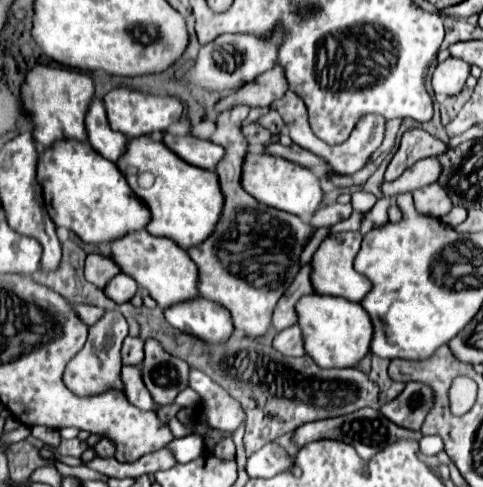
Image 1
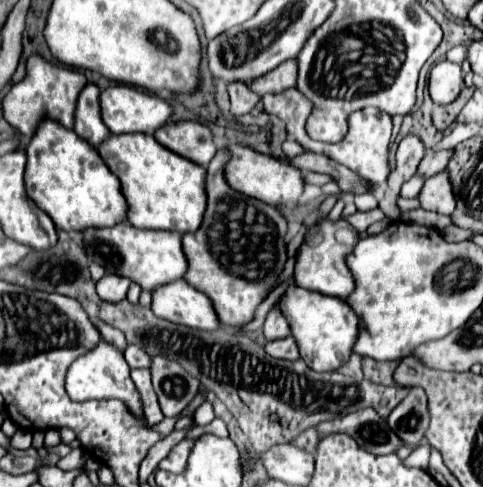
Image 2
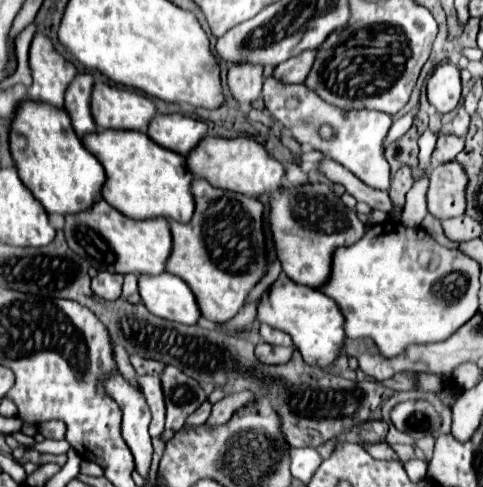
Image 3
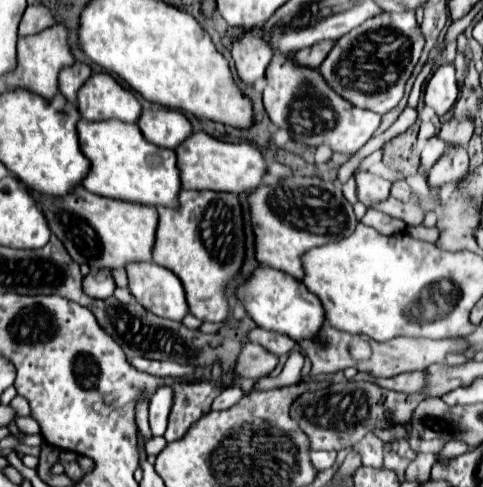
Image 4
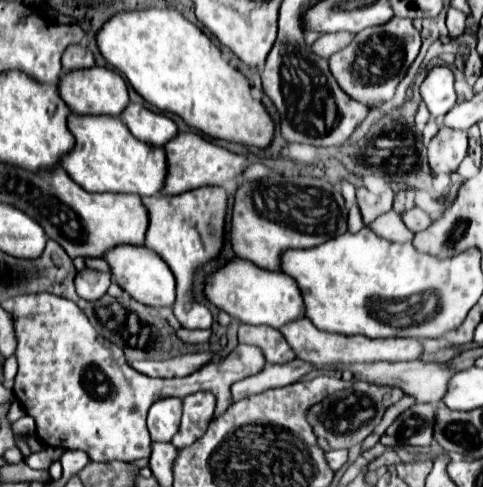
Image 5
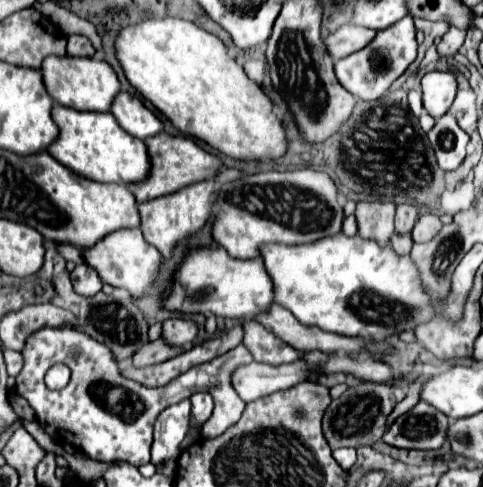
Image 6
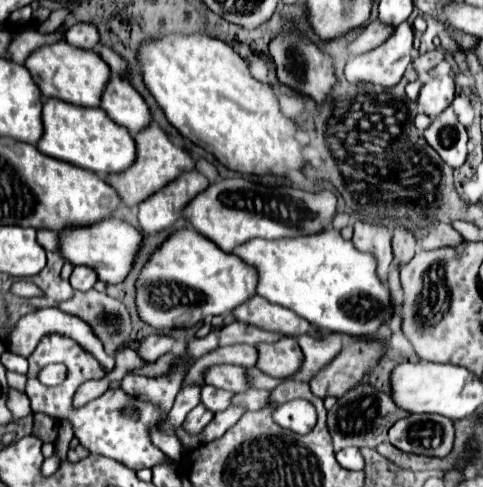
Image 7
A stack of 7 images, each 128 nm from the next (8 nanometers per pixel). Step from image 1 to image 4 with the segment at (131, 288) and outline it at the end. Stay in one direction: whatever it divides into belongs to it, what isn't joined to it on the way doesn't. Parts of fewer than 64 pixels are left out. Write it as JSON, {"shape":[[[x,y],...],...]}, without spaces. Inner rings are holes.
{"shape":[[[98,270],[96,274],[84,276],[82,288],[84,288],[86,296],[92,296],[92,298],[110,298],[114,288],[116,288],[116,284],[114,284],[114,280],[112,280],[108,270]]]}

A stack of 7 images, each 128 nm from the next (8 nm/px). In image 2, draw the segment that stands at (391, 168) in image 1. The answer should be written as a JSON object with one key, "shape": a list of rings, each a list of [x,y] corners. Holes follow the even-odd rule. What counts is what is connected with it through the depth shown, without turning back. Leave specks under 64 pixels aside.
{"shape":[[[406,136],[396,152],[396,170],[390,172],[388,176],[388,188],[384,192],[384,200],[380,200],[378,208],[390,218],[390,220],[398,220],[402,210],[398,208],[396,200],[400,196],[400,188],[406,180],[412,178],[412,174],[416,172],[420,160],[424,158],[426,148],[420,142],[418,136]]]}

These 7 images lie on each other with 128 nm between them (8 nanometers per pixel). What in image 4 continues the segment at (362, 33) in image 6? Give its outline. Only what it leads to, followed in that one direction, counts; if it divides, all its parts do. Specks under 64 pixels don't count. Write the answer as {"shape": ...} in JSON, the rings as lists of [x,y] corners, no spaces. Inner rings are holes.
{"shape":[[[322,40],[320,44],[314,44],[312,48],[302,48],[300,52],[296,52],[294,62],[300,66],[310,66],[310,68],[318,68],[324,62],[324,56],[328,56],[328,52],[332,50],[332,40]]]}

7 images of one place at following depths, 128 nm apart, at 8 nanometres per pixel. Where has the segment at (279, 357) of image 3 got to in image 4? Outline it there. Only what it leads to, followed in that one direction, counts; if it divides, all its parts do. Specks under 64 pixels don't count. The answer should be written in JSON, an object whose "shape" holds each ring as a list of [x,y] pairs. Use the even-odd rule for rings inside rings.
{"shape":[[[242,344],[240,356],[236,358],[236,376],[240,378],[262,378],[268,376],[278,364],[278,358],[258,344]]]}

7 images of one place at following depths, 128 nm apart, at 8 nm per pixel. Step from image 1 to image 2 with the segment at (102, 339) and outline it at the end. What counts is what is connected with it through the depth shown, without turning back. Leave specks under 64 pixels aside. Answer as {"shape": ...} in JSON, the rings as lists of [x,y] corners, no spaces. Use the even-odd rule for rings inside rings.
{"shape":[[[100,340],[98,346],[80,356],[68,370],[68,376],[66,376],[66,392],[72,400],[92,400],[92,398],[116,398],[116,400],[122,400],[130,414],[134,414],[138,420],[144,422],[144,412],[140,408],[140,394],[136,392],[136,386],[132,384],[132,378],[130,378],[130,368],[124,360],[124,356],[114,348],[110,346],[108,342]]]}

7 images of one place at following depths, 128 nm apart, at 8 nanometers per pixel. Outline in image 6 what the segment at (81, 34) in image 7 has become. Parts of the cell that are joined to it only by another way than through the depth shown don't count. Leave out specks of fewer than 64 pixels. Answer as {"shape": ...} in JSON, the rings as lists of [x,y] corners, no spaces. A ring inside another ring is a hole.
{"shape":[[[72,34],[68,36],[68,48],[66,52],[70,56],[94,56],[94,46],[90,44],[90,40],[86,36],[80,36],[80,34]]]}

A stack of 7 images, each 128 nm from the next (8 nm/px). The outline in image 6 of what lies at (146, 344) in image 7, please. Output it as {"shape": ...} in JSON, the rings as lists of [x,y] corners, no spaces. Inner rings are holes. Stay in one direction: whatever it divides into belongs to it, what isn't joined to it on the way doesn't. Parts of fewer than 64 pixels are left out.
{"shape":[[[168,318],[162,322],[162,340],[168,346],[176,348],[190,348],[192,340],[196,338],[196,324],[182,320],[182,318]]]}

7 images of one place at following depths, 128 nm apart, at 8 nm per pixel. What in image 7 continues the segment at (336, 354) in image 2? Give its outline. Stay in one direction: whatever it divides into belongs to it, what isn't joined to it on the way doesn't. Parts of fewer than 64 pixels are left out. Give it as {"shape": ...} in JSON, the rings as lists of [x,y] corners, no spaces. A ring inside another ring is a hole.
{"shape":[[[180,228],[172,232],[150,256],[136,278],[136,310],[144,324],[156,330],[188,328],[206,316],[232,312],[256,292],[256,270],[238,256],[222,252],[202,234]]]}

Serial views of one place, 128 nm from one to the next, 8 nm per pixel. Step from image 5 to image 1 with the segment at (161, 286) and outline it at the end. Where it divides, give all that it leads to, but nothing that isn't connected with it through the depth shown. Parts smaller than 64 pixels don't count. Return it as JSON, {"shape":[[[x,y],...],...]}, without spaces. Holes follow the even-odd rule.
{"shape":[[[202,296],[200,300],[192,300],[192,304],[176,304],[176,308],[166,308],[164,318],[174,328],[212,344],[224,342],[234,330],[228,310]]]}

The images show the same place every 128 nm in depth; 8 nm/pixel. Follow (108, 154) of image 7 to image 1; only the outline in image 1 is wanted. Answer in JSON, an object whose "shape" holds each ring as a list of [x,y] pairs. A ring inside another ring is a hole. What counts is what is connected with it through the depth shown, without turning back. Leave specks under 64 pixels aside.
{"shape":[[[140,136],[140,140],[128,140],[128,152],[124,152],[116,166],[128,180],[132,192],[150,210],[152,220],[148,222],[146,230],[152,236],[170,238],[178,246],[188,250],[190,246],[204,242],[212,234],[224,204],[224,196],[212,170],[190,166],[188,162],[180,160],[172,150],[168,150],[162,142],[150,140],[150,136]],[[144,172],[154,174],[152,188],[138,186],[138,176]]]}

